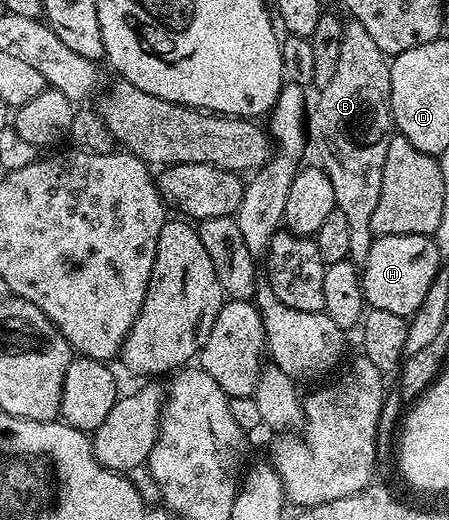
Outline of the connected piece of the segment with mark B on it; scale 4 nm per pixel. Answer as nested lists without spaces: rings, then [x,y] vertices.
[[[349,20],[344,27],[342,51],[338,53],[338,71],[320,90],[320,102],[311,106],[306,117],[306,137],[316,148],[320,156],[319,164],[323,166],[325,175],[334,187],[336,208],[346,215],[350,226],[350,251],[348,260],[358,267],[366,263],[366,255],[370,255],[370,247],[374,234],[370,227],[370,218],[374,216],[374,207],[378,207],[378,195],[382,195],[382,167],[386,167],[386,151],[390,151],[390,139],[394,135],[392,123],[392,84],[390,83],[389,58],[370,39],[370,34],[362,23]]]

